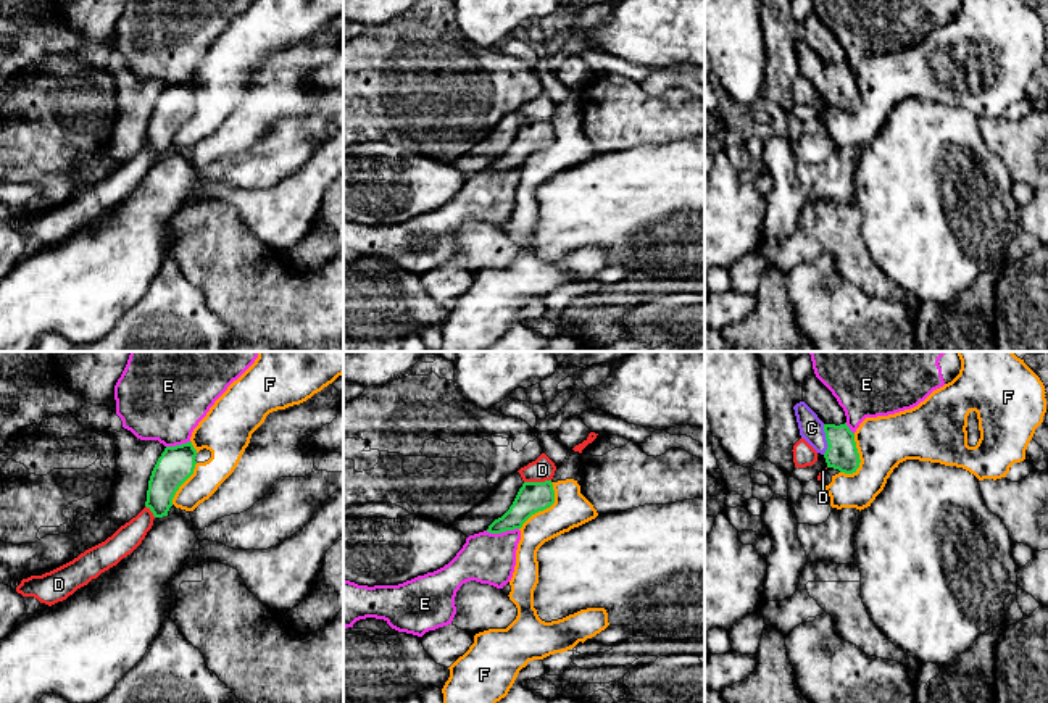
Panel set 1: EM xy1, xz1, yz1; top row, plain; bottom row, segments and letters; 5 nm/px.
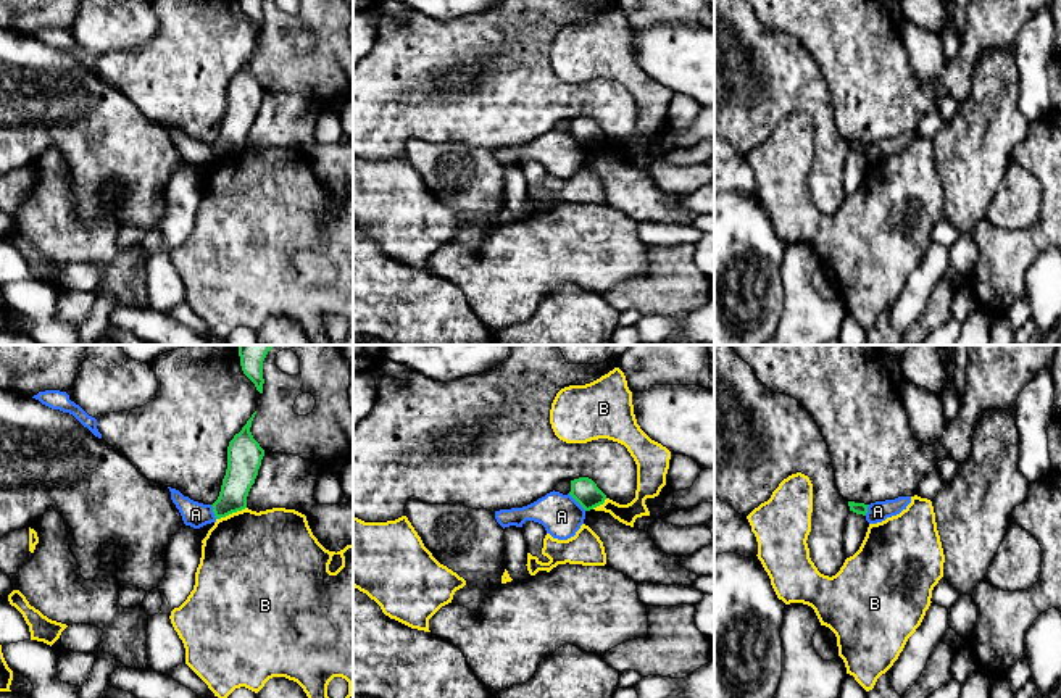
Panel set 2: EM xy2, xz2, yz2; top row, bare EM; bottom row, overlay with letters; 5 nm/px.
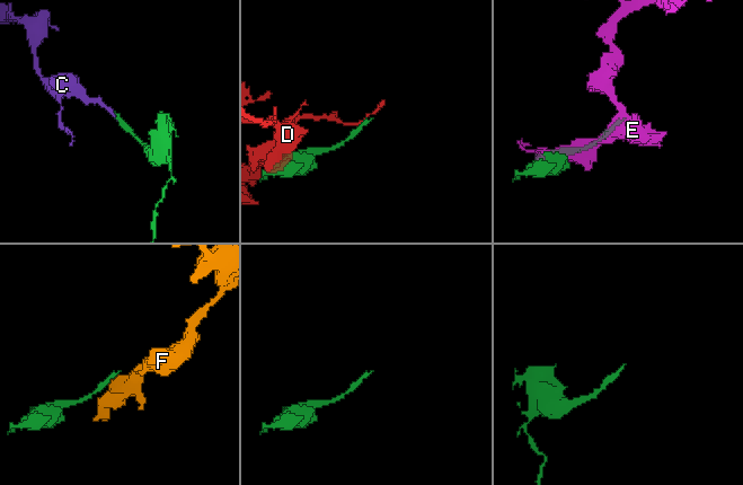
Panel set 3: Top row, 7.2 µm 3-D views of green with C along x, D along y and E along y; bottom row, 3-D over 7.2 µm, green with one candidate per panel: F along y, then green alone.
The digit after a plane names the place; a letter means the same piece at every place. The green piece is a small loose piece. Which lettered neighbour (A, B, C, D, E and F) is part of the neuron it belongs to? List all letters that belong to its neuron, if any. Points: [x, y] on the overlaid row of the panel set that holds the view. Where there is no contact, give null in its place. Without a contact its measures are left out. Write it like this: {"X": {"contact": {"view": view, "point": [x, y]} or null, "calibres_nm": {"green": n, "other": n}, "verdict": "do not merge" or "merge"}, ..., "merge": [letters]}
{"A": {"contact": {"view": "xz2", "point": [578, 502]}, "calibres_nm": {"green": 140, "other": 200}, "verdict": "do not merge"}, "B": {"contact": {"view": "xy2", "point": [231, 513]}, "calibres_nm": {"green": 160, "other": 480}, "verdict": "do not merge"}, "C": {"contact": {"view": "yz1", "point": [826, 439]}, "calibres_nm": {"green": 160, "other": 120}, "verdict": "merge"}, "D": {"contact": {"view": "xz1", "point": [537, 482]}, "calibres_nm": {"green": 160, "other": 120}, "verdict": "do not merge"}, "E": {"contact": {"view": "xz1", "point": [502, 531]}, "calibres_nm": {"green": 160, "other": 260}, "verdict": "do not merge"}, "F": {"contact": {"view": "xz1", "point": [545, 508]}, "calibres_nm": {"green": 160, "other": 180}, "verdict": "do not merge"}, "merge": ["C"]}

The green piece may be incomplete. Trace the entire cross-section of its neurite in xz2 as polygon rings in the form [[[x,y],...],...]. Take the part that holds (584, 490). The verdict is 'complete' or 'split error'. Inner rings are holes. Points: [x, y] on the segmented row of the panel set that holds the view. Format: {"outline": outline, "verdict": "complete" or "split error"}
{"outline": [[[589,477],[571,480],[569,495],[585,509],[590,511],[605,503],[606,495]]], "verdict": "complete"}

